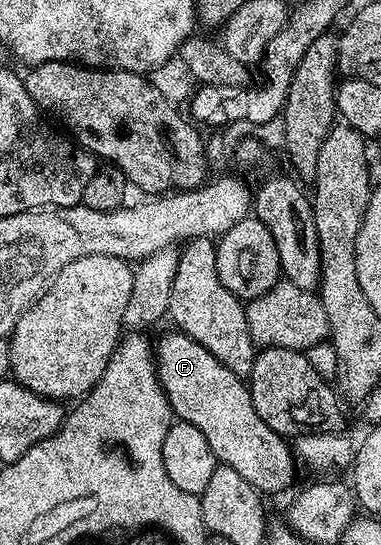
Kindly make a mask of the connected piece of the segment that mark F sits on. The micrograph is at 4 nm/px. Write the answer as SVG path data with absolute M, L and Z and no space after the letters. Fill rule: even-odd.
M170 330L154 345L155 373L163 387L172 413L197 426L209 442L218 463L229 466L261 494L283 492L295 480L297 457L292 445L275 433L257 414L244 377L233 374L229 366L217 362L205 346L193 342L184 332Z

